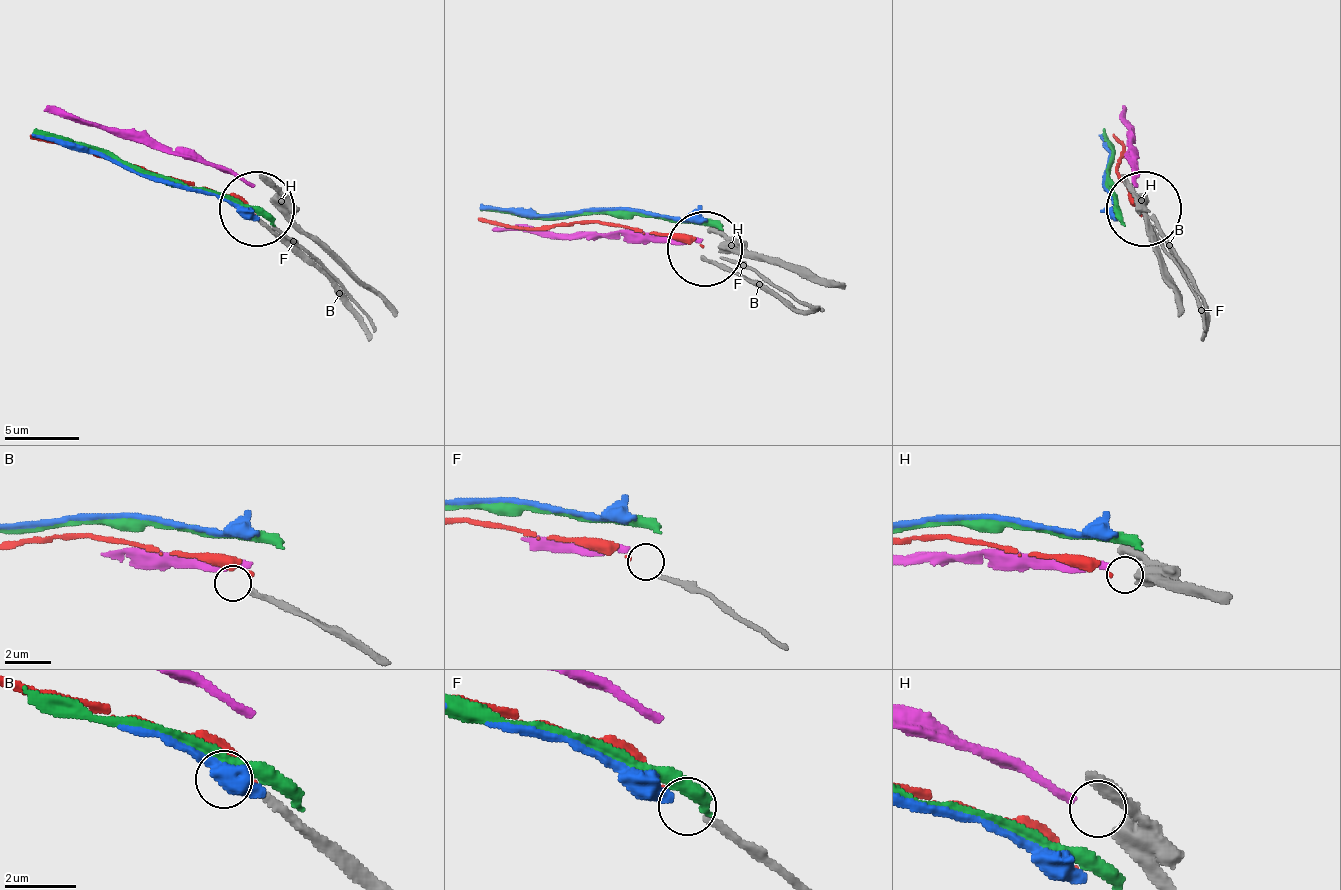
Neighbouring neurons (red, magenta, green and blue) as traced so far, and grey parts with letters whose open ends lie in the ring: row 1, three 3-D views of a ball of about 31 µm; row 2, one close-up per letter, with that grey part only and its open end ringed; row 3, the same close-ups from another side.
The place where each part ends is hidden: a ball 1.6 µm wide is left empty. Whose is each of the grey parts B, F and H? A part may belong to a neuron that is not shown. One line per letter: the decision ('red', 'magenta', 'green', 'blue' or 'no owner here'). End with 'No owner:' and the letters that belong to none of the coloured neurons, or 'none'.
B: no owner here
F: red
H: magenta
No owner: B

